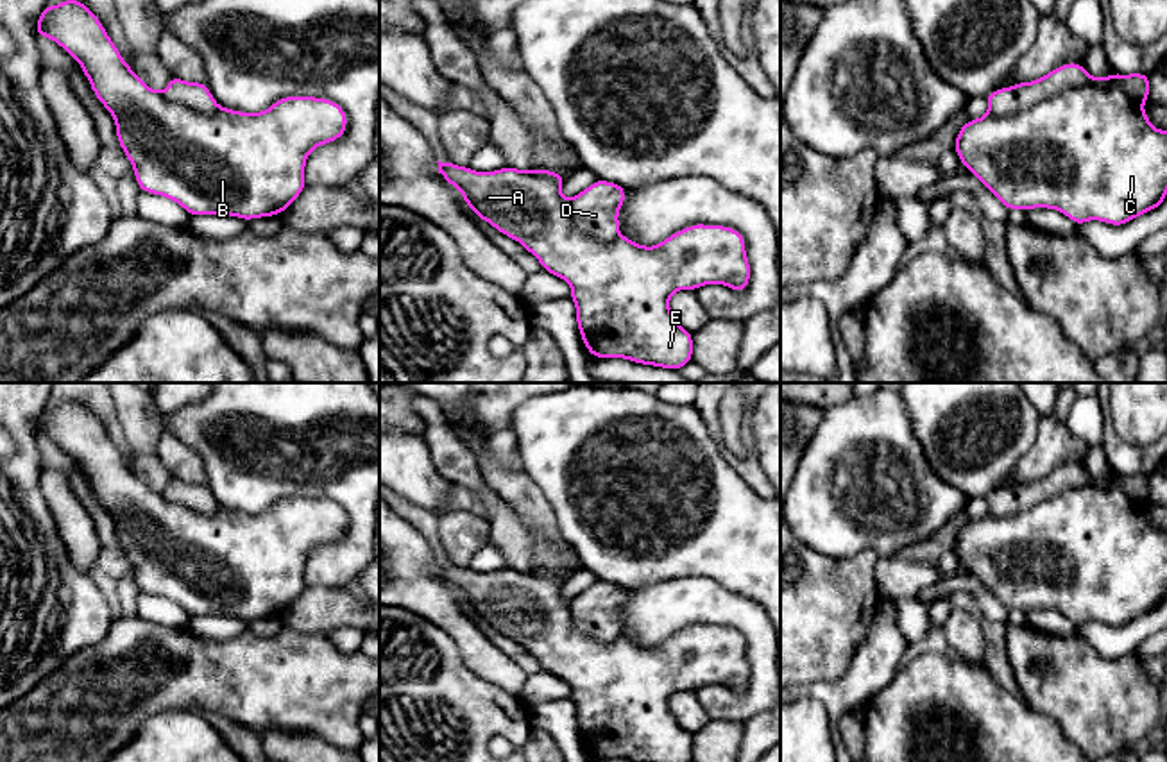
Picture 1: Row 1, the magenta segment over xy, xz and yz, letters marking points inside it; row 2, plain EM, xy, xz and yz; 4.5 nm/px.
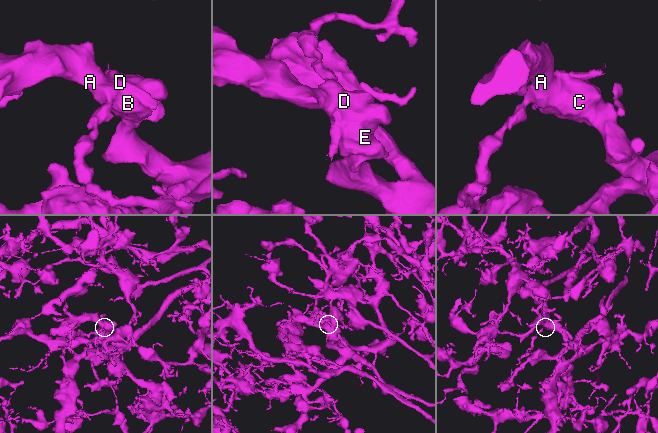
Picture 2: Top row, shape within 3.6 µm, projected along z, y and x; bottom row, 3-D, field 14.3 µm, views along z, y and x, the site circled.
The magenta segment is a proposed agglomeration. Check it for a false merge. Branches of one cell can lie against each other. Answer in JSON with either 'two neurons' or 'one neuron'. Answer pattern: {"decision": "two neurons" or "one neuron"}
{"decision": "two neurons"}

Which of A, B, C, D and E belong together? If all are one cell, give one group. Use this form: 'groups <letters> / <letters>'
groups A B C E / D

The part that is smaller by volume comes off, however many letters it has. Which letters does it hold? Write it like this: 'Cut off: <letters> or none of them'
Cut off: D

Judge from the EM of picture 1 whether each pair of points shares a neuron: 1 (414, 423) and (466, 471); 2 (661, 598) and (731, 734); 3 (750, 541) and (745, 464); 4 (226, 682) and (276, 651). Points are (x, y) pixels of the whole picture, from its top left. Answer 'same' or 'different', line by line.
1: different
2: different
3: different
4: same

